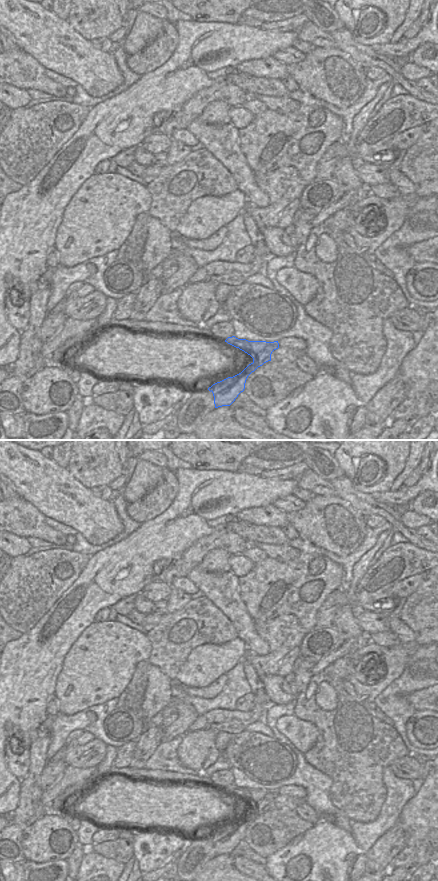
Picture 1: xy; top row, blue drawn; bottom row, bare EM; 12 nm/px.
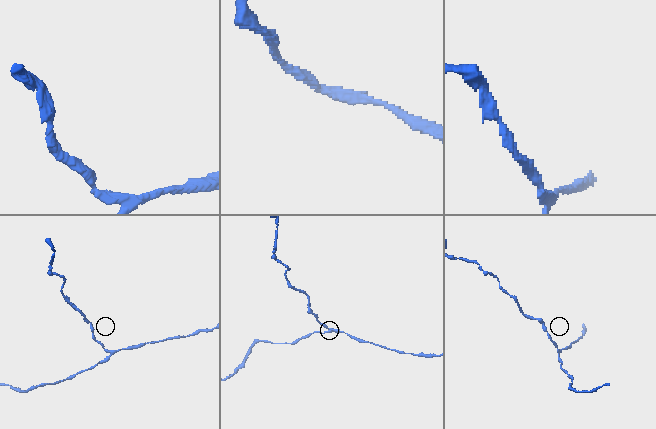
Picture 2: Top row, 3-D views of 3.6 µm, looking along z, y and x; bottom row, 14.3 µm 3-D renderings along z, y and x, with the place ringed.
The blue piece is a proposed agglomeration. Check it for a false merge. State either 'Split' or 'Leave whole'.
Split.

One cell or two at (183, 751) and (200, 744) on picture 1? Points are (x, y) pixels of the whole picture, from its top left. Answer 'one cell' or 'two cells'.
one cell

